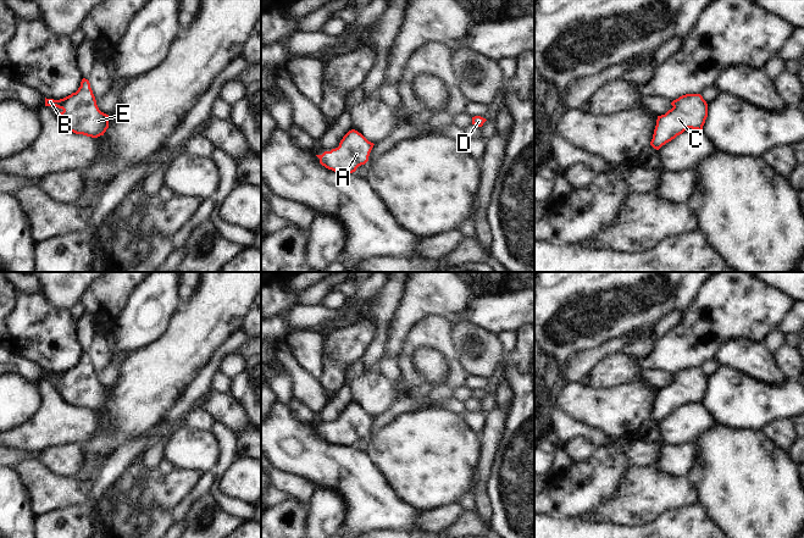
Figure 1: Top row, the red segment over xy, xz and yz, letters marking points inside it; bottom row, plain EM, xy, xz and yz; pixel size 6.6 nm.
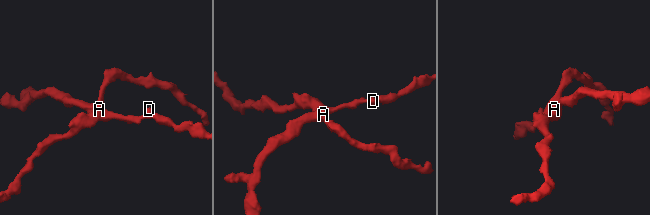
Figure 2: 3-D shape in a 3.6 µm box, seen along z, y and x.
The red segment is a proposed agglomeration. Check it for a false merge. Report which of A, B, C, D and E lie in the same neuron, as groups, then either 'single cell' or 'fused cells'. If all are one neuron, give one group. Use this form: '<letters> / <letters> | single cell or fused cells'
A B C D E | single cell

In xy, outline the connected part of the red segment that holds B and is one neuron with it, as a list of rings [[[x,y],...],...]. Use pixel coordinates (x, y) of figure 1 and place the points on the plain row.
[[[85,351],[76,366],[63,372],[45,371],[45,379],[62,382],[59,387],[61,399],[76,407],[98,411],[109,401],[109,388],[99,383],[90,356]]]

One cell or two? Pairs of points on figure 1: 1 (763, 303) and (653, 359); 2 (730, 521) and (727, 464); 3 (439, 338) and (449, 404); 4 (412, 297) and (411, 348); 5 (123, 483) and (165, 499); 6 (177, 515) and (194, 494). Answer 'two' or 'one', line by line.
1: one
2: one
3: two
4: two
5: one
6: one

